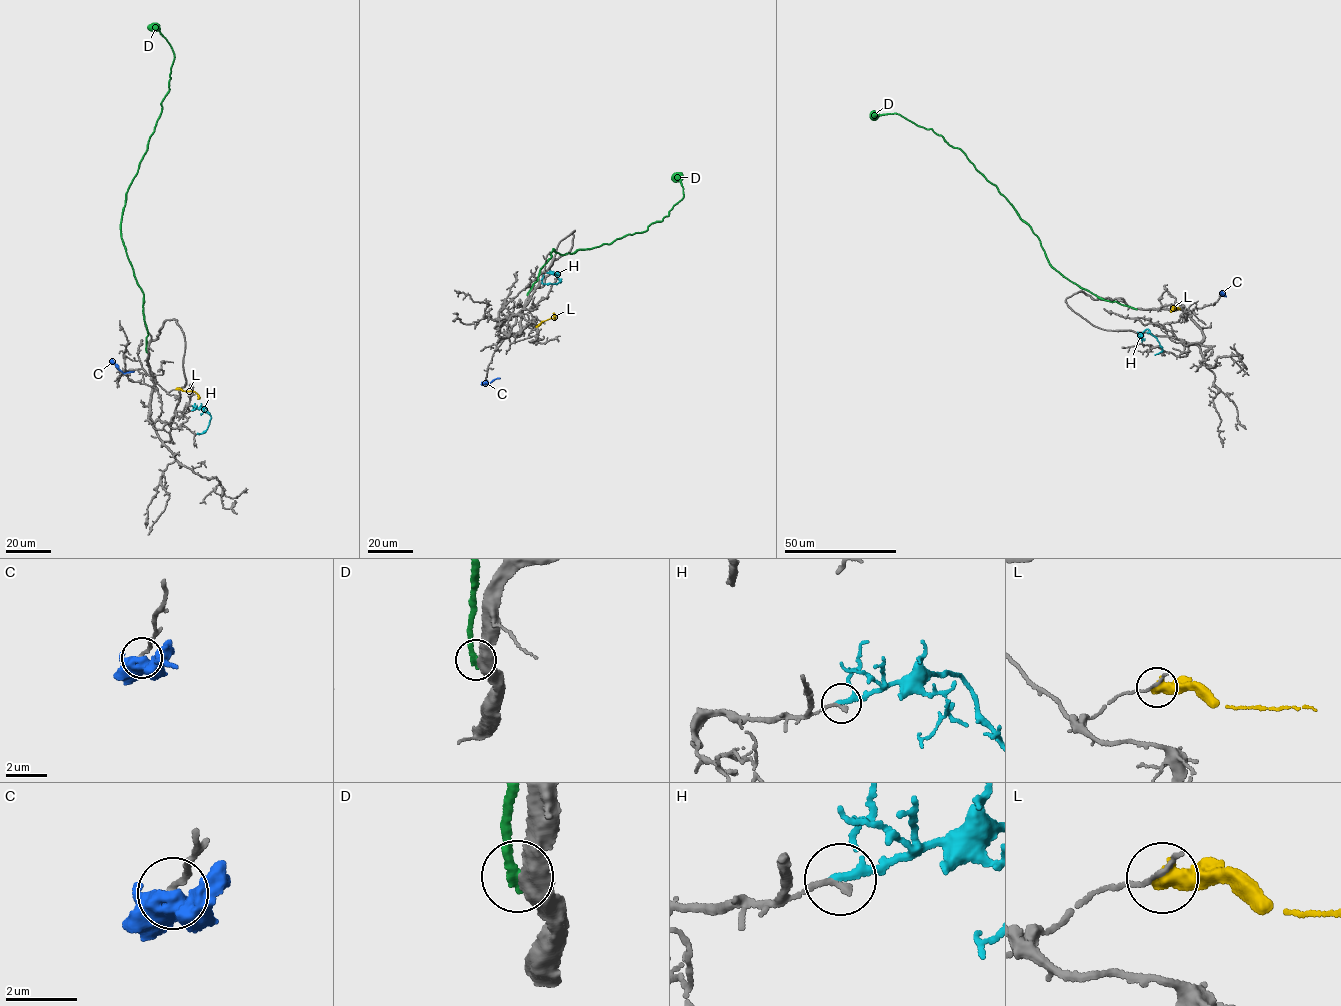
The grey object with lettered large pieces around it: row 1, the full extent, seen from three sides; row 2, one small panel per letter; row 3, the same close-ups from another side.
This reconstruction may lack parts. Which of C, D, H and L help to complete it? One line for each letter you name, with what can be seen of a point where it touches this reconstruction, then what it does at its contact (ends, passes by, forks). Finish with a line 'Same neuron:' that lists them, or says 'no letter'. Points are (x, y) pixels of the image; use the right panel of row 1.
Same neuron: no letter

